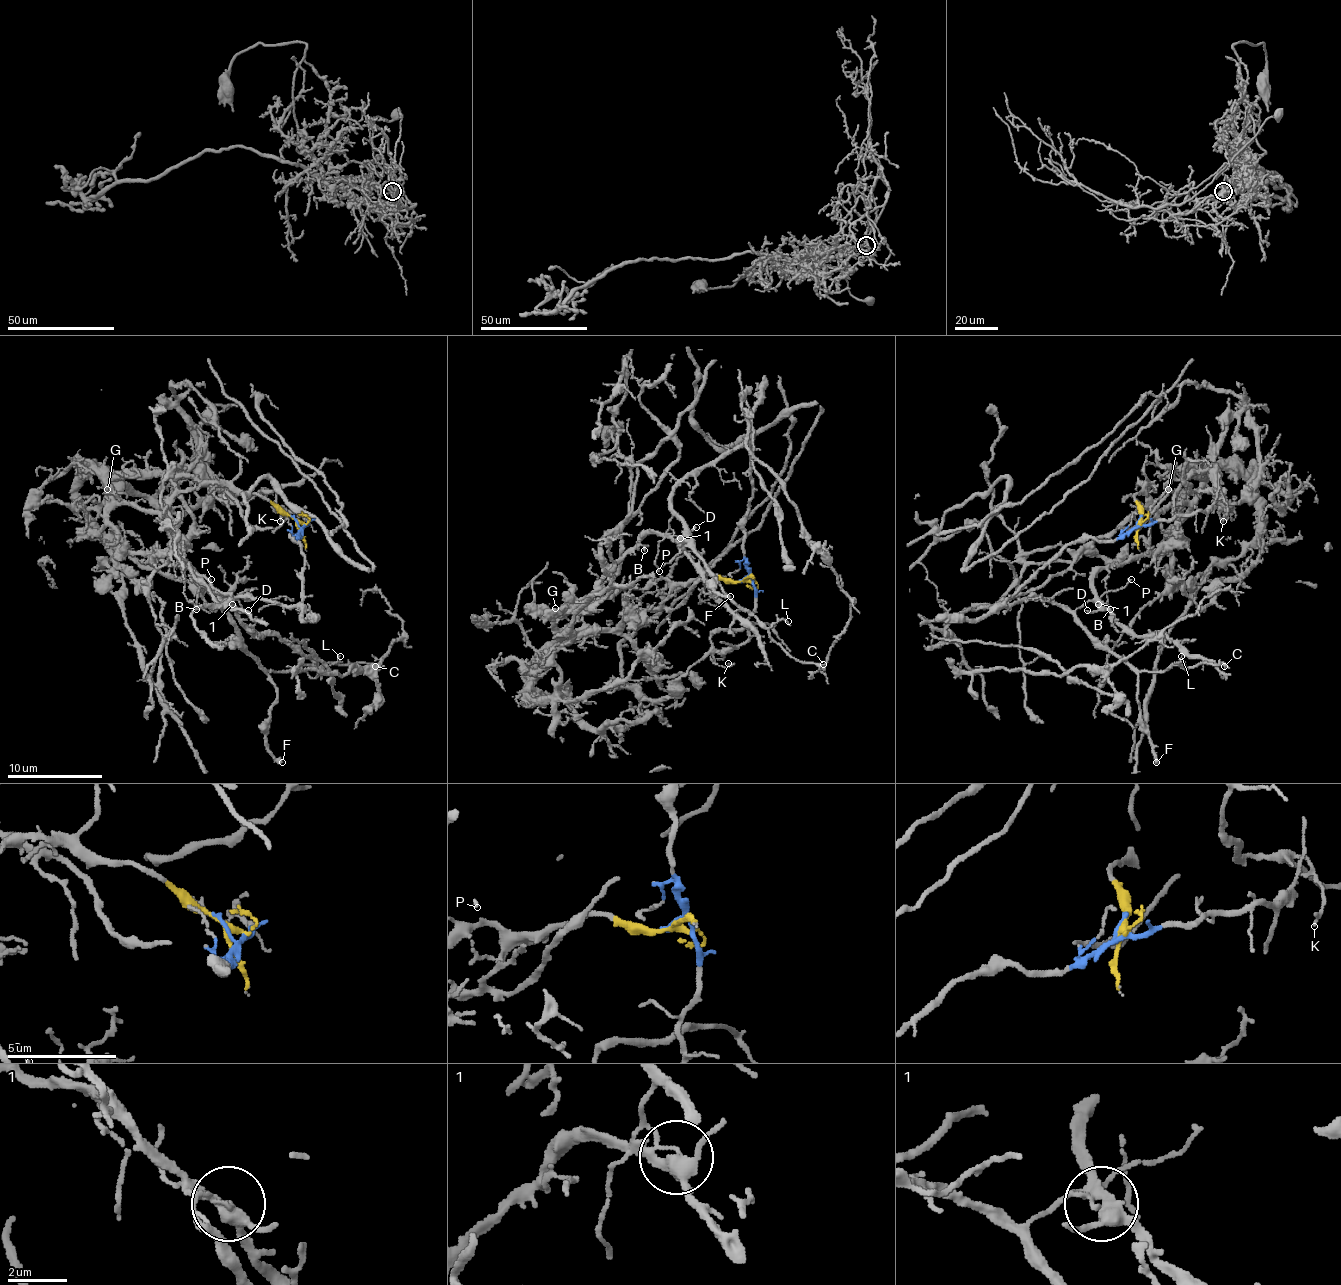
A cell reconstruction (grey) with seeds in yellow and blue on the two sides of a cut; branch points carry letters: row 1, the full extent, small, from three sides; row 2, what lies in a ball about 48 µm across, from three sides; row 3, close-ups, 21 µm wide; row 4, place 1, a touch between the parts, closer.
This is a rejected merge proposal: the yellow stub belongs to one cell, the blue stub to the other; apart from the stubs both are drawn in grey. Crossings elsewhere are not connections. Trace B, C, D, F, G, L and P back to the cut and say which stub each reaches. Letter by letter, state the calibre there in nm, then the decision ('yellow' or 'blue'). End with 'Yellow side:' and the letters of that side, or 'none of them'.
B: 150 nm thick; yellow
C: 240 nm thick; blue
D: 150 nm thick; yellow
F: 320 nm thick; blue
G: 140 nm thick; yellow
L: 120 nm thick; blue
P: 130 nm thick; blue
Yellow side: B, D, G

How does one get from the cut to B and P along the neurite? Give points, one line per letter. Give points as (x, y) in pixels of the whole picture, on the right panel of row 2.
B: (1139, 519), (1139, 481), (1158, 512), (1175, 505), (1189, 509), (1168, 545), (1113, 567), (1106, 588), (1110, 610)
P: (1139, 519), (1113, 541), (1077, 538), (1067, 543), (1005, 605), (1048, 598), (1077, 610), (1132, 579)

